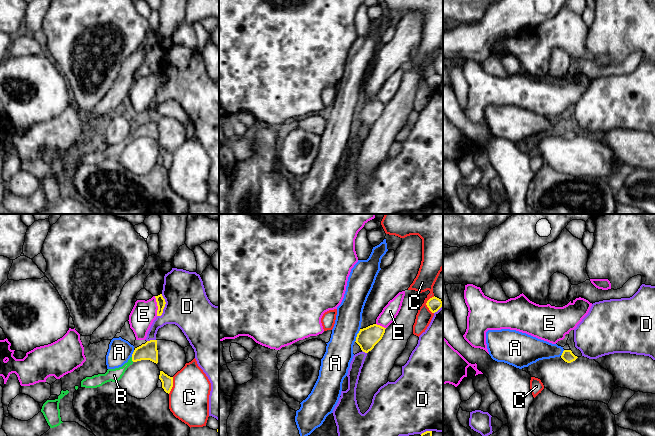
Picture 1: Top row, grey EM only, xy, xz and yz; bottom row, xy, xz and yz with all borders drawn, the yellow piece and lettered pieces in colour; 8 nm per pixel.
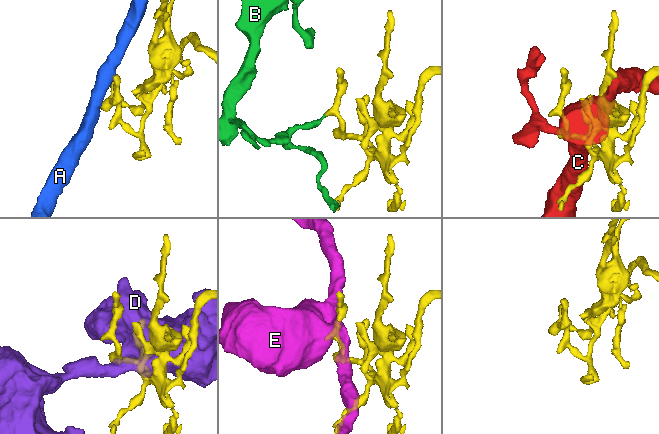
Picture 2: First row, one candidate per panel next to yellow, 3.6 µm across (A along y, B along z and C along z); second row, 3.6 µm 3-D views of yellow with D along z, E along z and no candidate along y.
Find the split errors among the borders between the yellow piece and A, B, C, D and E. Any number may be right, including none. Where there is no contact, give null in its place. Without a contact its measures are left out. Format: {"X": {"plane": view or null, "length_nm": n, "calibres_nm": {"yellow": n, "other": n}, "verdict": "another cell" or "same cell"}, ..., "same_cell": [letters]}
{"A": {"plane": "xz", "length_nm": 120, "calibres_nm": {"yellow": 170, "other": 220}, "verdict": "another cell"}, "B": {"plane": "xy", "length_nm": 40, "calibres_nm": {"yellow": 140, "other": 110}, "verdict": "another cell"}, "C": {"plane": "xy", "length_nm": 140, "calibres_nm": {"yellow": 100, "other": 320}, "verdict": "another cell"}, "D": {"plane": "xy", "length_nm": 190, "calibres_nm": {"yellow": 70, "other": 360}, "verdict": "another cell"}, "E": {"plane": "xy", "length_nm": 160, "calibres_nm": {"yellow": 70, "other": 200}, "verdict": "another cell"}, "same_cell": []}

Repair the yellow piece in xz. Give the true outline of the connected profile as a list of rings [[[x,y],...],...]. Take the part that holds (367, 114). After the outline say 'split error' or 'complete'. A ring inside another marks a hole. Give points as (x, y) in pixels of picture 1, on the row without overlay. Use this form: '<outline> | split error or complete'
[[[377,100],[360,105],[355,118],[363,128],[368,129],[382,115],[385,105],[386,104]]] | complete

